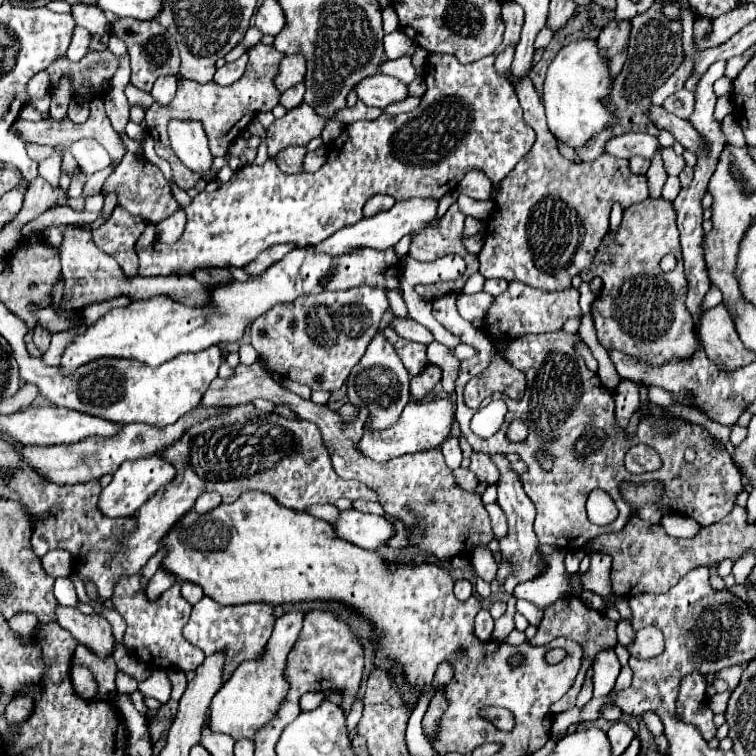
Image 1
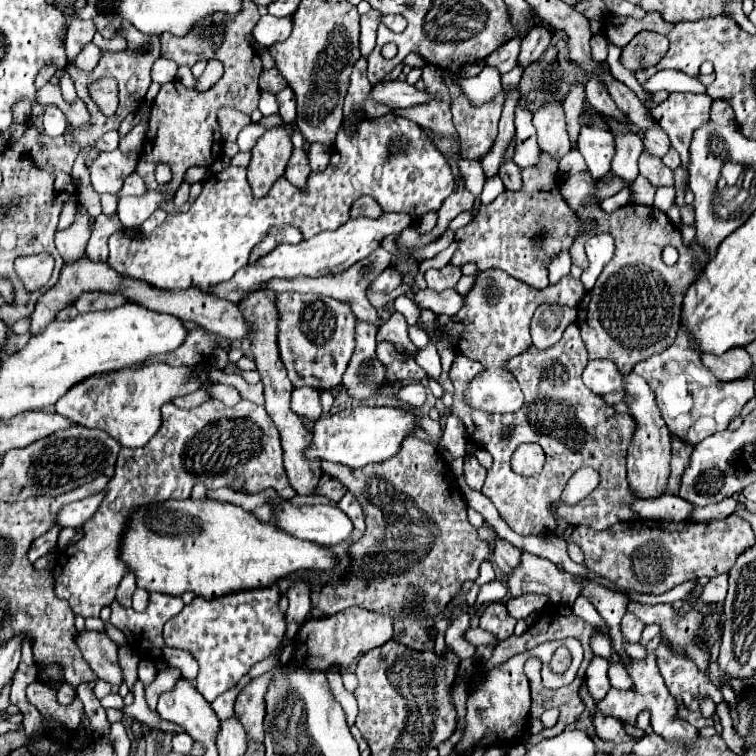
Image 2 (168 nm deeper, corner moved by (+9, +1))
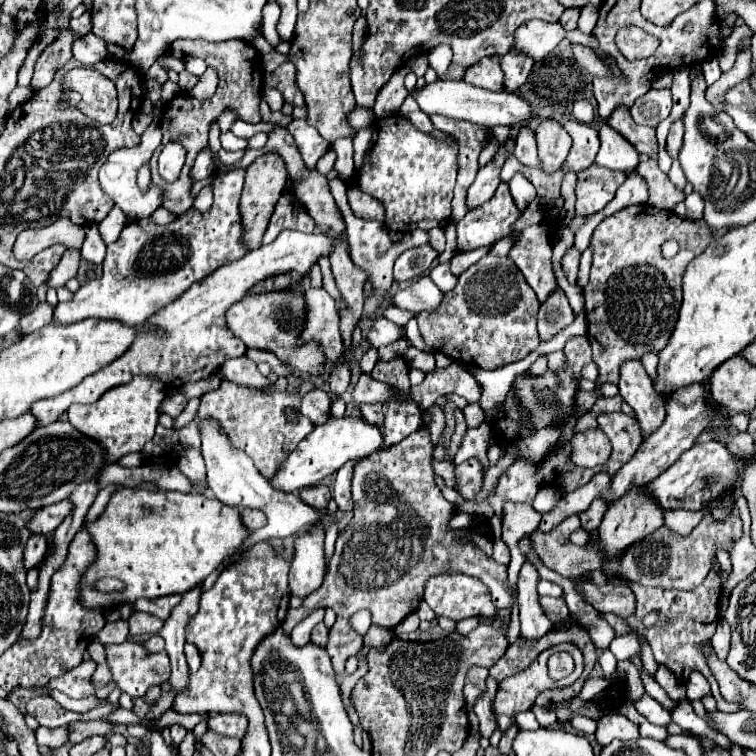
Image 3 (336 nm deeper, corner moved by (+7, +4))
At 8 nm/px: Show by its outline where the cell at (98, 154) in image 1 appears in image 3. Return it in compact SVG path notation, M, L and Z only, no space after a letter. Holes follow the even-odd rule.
M151 122L149 128L141 134L141 142L133 148L119 148L115 150L113 154L109 154L107 162L101 166L99 170L99 182L101 182L101 188L105 194L109 194L113 198L113 202L129 216L129 218L149 218L153 214L155 208L161 206L161 196L163 196L163 190L157 188L155 184L151 184L149 192L143 194L139 188L137 188L137 172L143 164L149 162L151 154L155 152L155 148L161 144L161 128L157 126L157 122Z

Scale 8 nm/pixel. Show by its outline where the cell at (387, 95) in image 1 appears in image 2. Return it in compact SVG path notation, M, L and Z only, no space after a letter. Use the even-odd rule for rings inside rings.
M403 81L377 83L373 85L369 97L377 103L385 103L395 109L407 109L407 107L415 107L415 105L423 105L425 101L431 101L427 91L419 91L413 85Z

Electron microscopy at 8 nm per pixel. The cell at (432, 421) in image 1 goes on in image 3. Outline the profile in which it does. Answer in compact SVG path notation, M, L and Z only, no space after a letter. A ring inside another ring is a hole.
M331 416L325 424L315 426L313 432L299 442L299 446L281 464L271 484L283 492L297 492L299 488L319 484L325 476L337 472L345 462L367 458L379 450L383 450L383 432L377 424L365 422L361 416Z

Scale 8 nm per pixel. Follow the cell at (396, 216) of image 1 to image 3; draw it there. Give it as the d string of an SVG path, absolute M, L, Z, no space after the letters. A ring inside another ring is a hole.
M283 230L281 236L269 244L261 246L257 250L251 250L245 254L245 258L231 262L229 266L221 266L221 270L213 272L209 278L203 278L201 282L195 282L177 302L171 302L153 318L149 318L149 324L161 326L163 330L169 330L169 338L157 338L149 334L139 334L137 342L121 356L117 362L111 362L105 366L105 370L99 370L97 374L91 374L75 386L73 390L67 390L65 394L59 394L57 398L45 398L41 402L35 402L31 406L31 412L37 416L39 426L45 426L53 420L57 420L71 404L81 402L81 404L91 404L95 402L101 394L105 394L109 388L119 386L129 382L137 374L155 374L159 376L165 386L183 386L185 382L197 382L203 378L209 378L215 374L221 364L229 358L243 356L245 344L237 340L231 330L225 326L225 310L245 298L245 294L261 280L281 276L281 274L305 274L313 266L317 266L319 258L331 256L333 246L339 242L339 238L333 238L323 232L313 232L313 234L303 234L303 232L293 232L293 230Z

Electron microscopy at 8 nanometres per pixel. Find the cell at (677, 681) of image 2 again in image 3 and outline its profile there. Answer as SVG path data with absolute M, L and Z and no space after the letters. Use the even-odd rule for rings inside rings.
M715 562L713 570L705 578L705 582L701 586L697 586L695 590L689 590L689 592L683 592L683 590L663 590L663 588L643 588L643 586L631 584L631 588L633 588L635 596L637 596L637 612L635 612L633 618L629 618L629 624L631 624L631 628L635 632L641 632L649 640L655 660L663 662L667 668L671 668L677 680L687 680L691 672L699 670L709 680L718 710L731 713L737 711L739 705L728 702L721 696L717 682L711 676L711 670L705 664L705 658L703 658L703 654L699 650L699 644L703 640L709 640L713 636L713 632L715 632L715 626L717 626L717 602L719 602L719 596L721 596L721 584L719 584L717 568L719 568L719 564ZM651 610L659 610L661 616L659 616L659 622L653 628L645 630L643 624L641 624L641 618L647 612L651 612ZM665 618L671 618L669 626L661 624Z

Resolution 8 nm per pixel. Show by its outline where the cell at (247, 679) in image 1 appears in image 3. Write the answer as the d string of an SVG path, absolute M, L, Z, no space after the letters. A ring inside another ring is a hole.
M321 522L321 526L315 532L303 534L295 540L295 558L289 570L291 595L307 598L321 586L325 576L323 538L325 538L325 524Z

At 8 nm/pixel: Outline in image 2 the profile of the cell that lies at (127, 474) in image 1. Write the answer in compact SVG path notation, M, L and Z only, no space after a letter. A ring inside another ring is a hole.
M97 493L97 495L91 495L91 497L85 497L81 501L65 505L57 513L55 525L59 525L59 527L81 527L83 523L87 523L93 517L93 513L97 511L97 507L103 501L103 495L105 493Z

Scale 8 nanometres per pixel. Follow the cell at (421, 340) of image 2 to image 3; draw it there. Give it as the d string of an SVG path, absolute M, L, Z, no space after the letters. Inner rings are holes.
M379 316L379 318L375 320L375 324L373 324L373 328L371 328L367 340L371 342L371 346L379 348L379 346L385 346L385 344L395 342L397 338L403 336L403 332L405 332L403 326L397 326L397 324L393 324L391 320Z

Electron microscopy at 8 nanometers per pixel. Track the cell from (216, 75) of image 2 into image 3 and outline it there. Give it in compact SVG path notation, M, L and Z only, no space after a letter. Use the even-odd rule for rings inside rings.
M209 66L205 70L205 74L199 76L199 82L187 94L191 94L193 98L198 100L205 100L205 98L209 98L215 92L215 88L217 88L217 72Z

